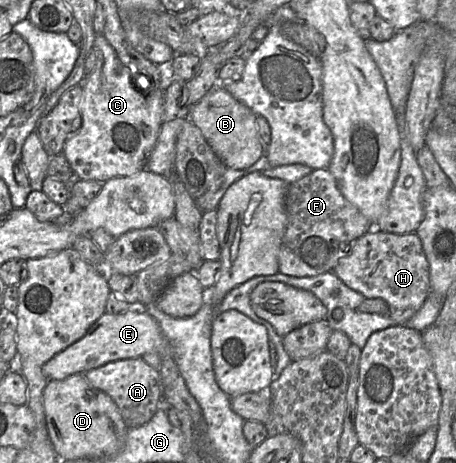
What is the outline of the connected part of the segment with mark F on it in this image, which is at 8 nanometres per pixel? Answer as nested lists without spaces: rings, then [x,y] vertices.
[[[315,169],[288,185],[285,194],[287,223],[278,253],[279,273],[294,277],[313,277],[332,272],[340,258],[347,256],[353,242],[374,228],[359,209],[340,192],[336,179],[326,169]]]

